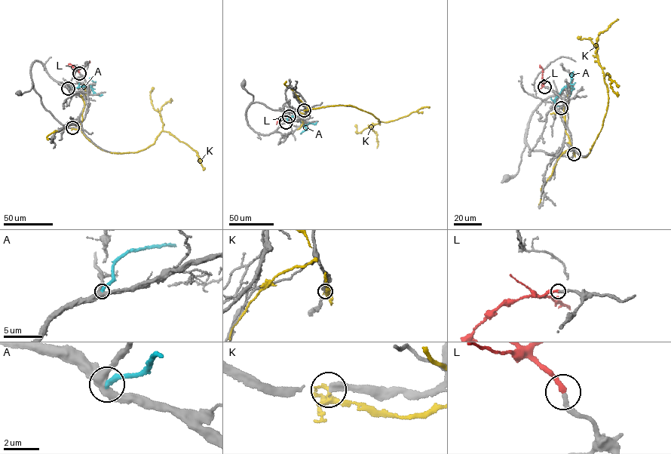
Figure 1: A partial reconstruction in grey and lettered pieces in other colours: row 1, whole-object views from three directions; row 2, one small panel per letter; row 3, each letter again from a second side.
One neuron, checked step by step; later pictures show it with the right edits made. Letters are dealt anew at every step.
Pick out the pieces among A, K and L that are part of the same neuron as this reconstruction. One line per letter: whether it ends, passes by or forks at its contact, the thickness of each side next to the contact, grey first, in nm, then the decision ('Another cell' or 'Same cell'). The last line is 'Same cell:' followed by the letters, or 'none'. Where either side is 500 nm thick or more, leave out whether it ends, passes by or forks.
A: It ends there. Thickness 440 nm (grey) against 280 nm. Another cell
K: It passes by. Thickness 360 nm (grey) against 240 nm. Another cell
L: It ends there. Thickness 240 nm (grey) against 280 nm. Same cell
Same cell: L

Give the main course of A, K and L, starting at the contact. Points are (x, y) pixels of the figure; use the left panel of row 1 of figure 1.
A: (68, 88), (92, 86), (95, 84), (89, 78)
K: (72, 127), (80, 129), (101, 149), (117, 153), (143, 150), (162, 130), (168, 132), (196, 151), (203, 170)
L: (79, 73), (78, 71), (90, 60)

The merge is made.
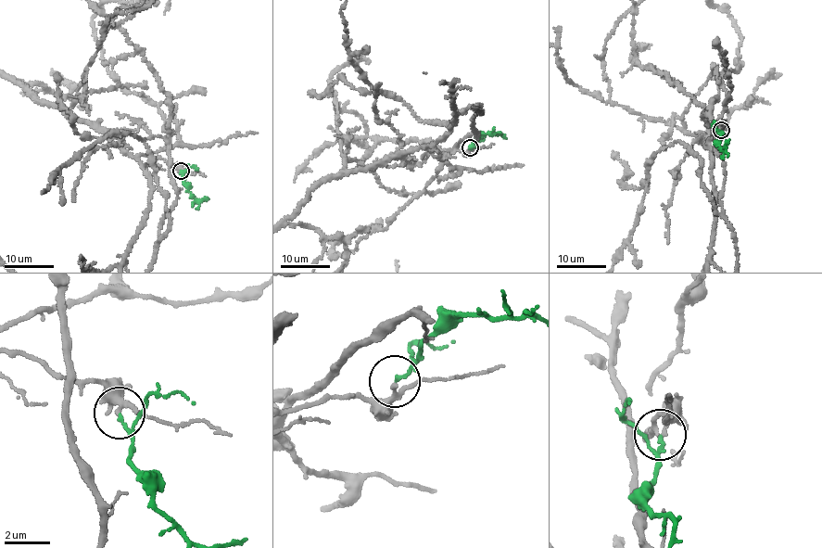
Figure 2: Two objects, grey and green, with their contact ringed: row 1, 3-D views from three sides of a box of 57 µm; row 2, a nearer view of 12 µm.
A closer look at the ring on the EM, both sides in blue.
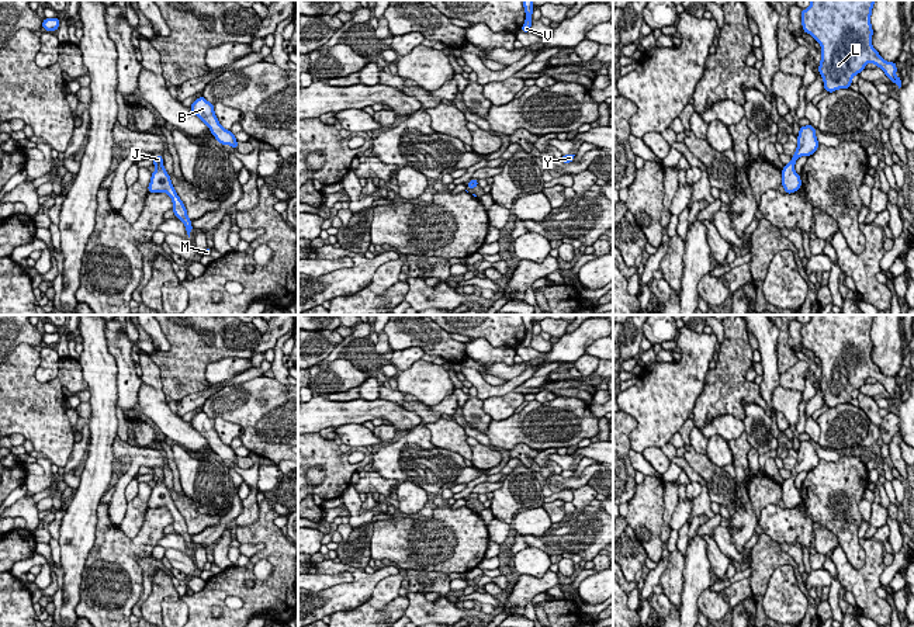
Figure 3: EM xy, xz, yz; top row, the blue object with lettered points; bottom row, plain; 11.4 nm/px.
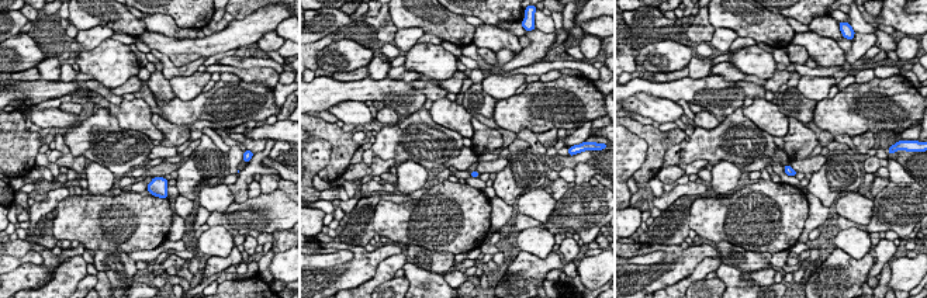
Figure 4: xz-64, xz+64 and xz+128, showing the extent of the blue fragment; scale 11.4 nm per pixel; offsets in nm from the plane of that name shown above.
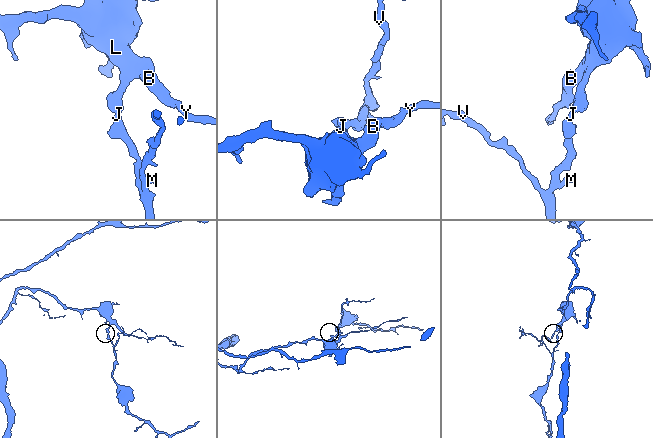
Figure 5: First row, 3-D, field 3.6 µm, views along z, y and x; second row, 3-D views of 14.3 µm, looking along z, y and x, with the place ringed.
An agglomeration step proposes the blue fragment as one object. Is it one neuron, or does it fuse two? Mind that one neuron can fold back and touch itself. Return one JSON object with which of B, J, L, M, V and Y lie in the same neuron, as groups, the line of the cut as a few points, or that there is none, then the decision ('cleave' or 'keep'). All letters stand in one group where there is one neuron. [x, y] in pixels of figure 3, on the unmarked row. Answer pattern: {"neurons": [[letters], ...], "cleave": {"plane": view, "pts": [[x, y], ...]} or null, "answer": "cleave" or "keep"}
{"neurons": [["B", "J", "L", "M", "V", "Y"]], "cleave": null, "answer": "keep"}

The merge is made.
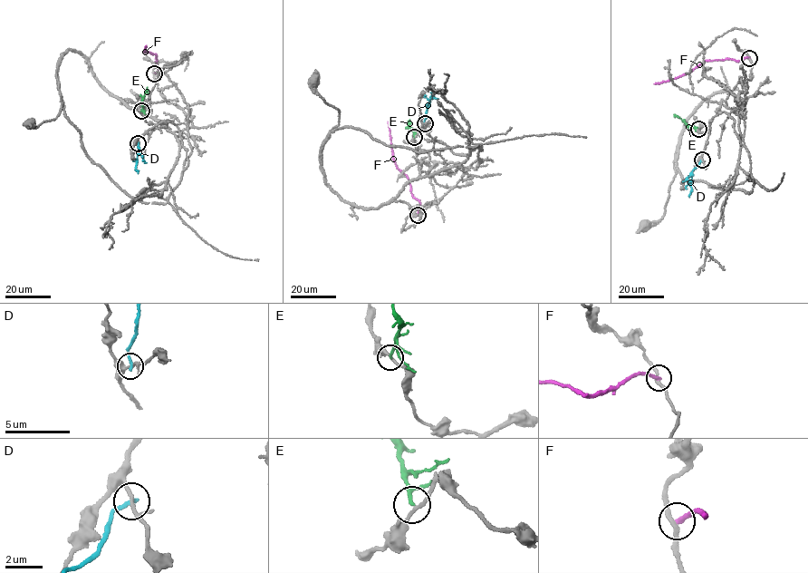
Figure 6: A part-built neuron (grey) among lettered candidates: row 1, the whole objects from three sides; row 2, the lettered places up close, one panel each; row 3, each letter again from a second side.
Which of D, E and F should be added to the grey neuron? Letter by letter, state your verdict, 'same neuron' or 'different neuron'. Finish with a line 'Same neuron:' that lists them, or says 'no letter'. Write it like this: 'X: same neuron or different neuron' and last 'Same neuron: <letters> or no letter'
D: different neuron
E: different neuron
F: different neuron
Same neuron: no letter

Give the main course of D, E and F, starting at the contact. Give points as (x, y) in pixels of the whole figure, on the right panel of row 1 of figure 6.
D: (702, 160), (691, 172), (689, 198)
E: (698, 129), (689, 126), (674, 114)
F: (749, 58), (709, 60), (687, 72), (653, 83)

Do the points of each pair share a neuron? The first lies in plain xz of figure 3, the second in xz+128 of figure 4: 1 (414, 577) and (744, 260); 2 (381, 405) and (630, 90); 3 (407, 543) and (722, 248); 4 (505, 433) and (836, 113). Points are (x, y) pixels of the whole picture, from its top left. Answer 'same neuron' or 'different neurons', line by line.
1: same neuron
2: same neuron
3: different neurons
4: same neuron

